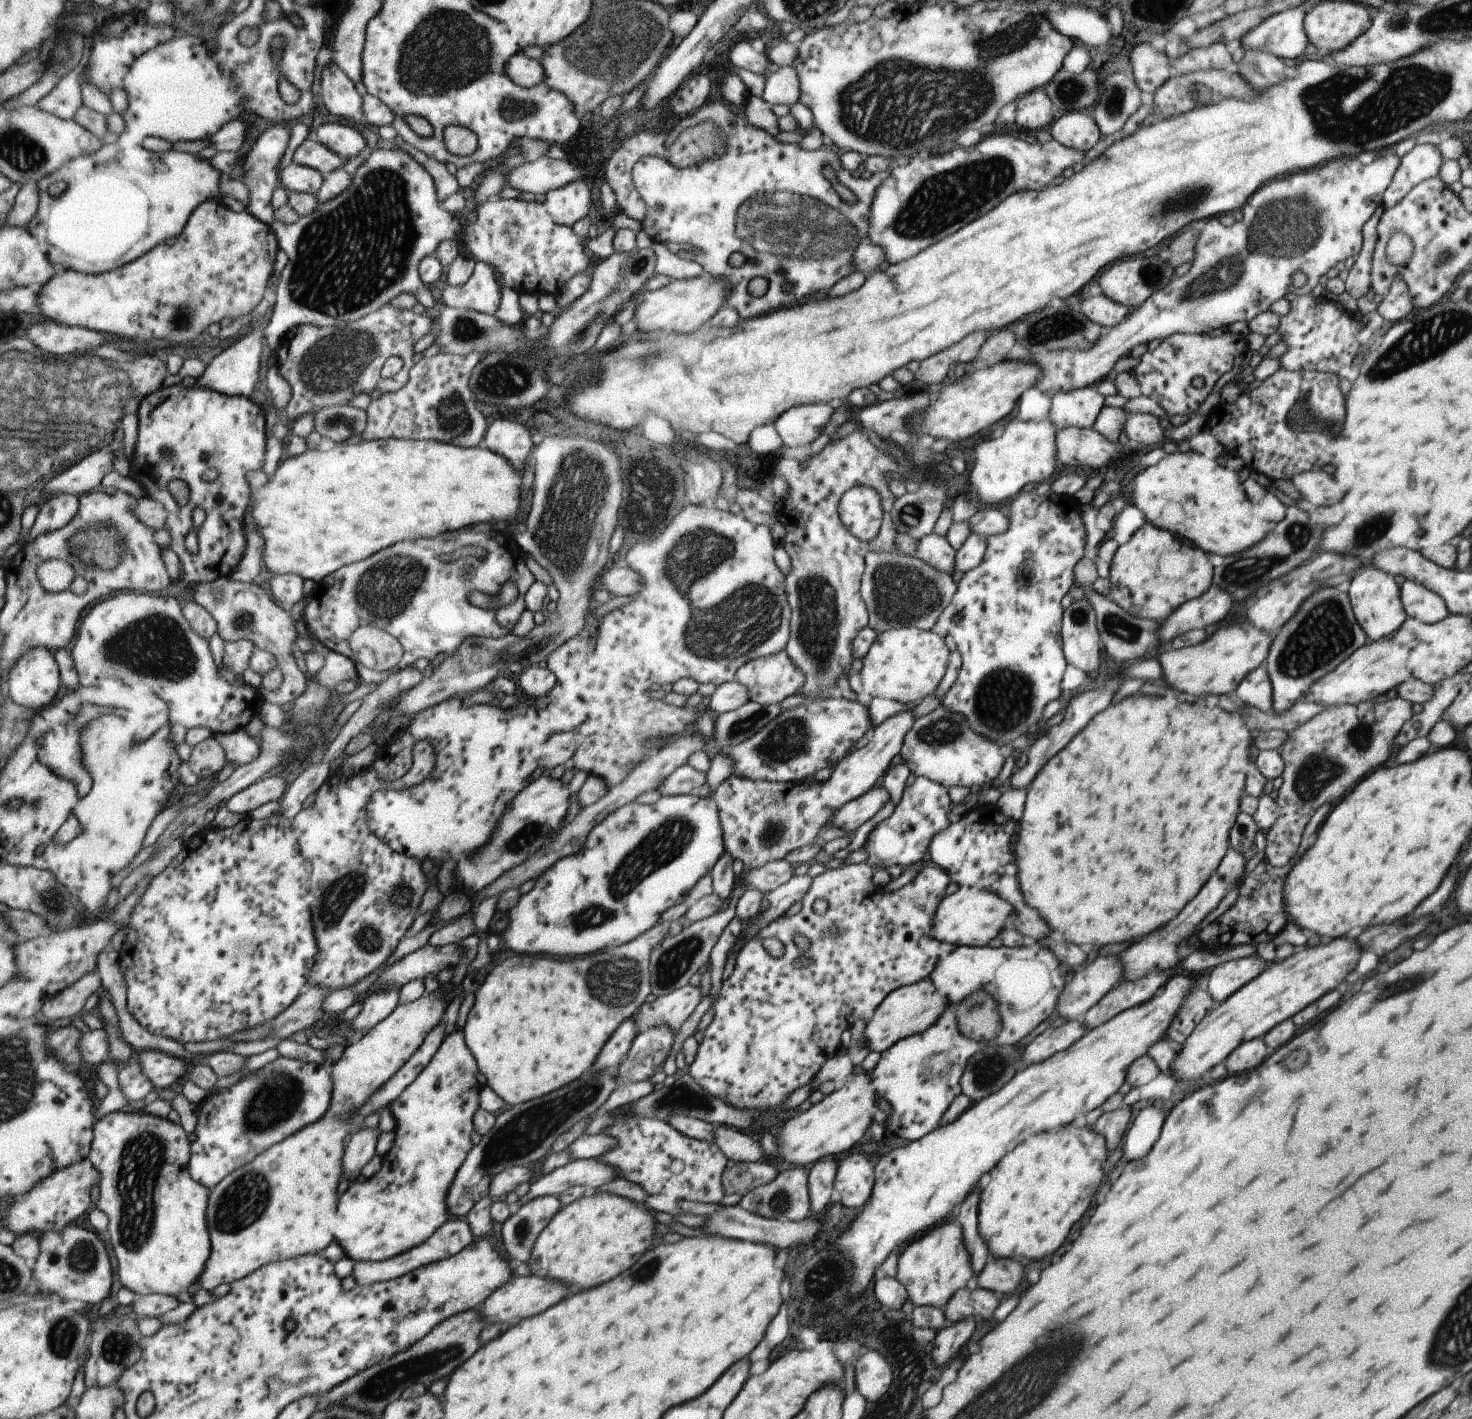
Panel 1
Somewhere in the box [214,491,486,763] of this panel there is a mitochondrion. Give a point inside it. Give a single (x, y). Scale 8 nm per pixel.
(383, 589)

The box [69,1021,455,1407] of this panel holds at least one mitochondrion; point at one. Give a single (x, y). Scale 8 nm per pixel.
(142, 1161)

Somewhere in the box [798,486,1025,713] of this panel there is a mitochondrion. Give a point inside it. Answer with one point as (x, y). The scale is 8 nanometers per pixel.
(900, 594)

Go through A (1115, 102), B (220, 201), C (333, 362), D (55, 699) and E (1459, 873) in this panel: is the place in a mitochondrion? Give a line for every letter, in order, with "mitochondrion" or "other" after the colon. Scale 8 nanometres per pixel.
A: mitochondrion
B: other
C: mitochondrion
D: other
E: other

